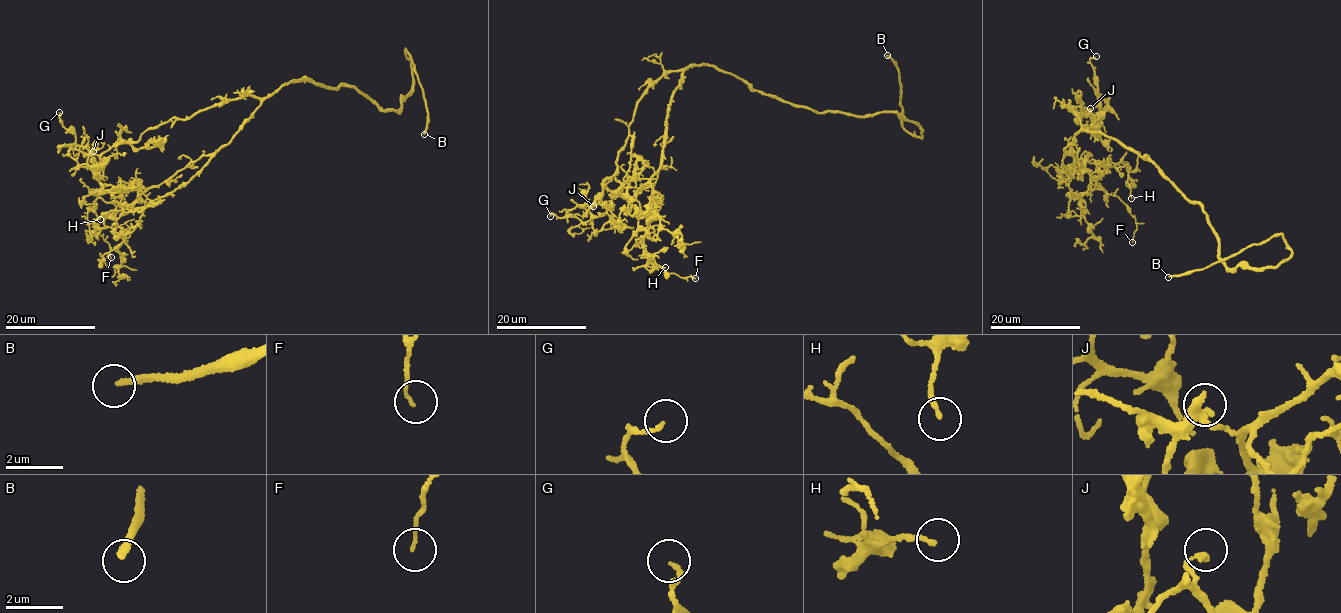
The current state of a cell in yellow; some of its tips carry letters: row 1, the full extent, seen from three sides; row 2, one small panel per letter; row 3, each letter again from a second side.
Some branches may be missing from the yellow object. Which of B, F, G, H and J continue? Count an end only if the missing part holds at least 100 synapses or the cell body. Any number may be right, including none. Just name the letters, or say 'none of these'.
B

